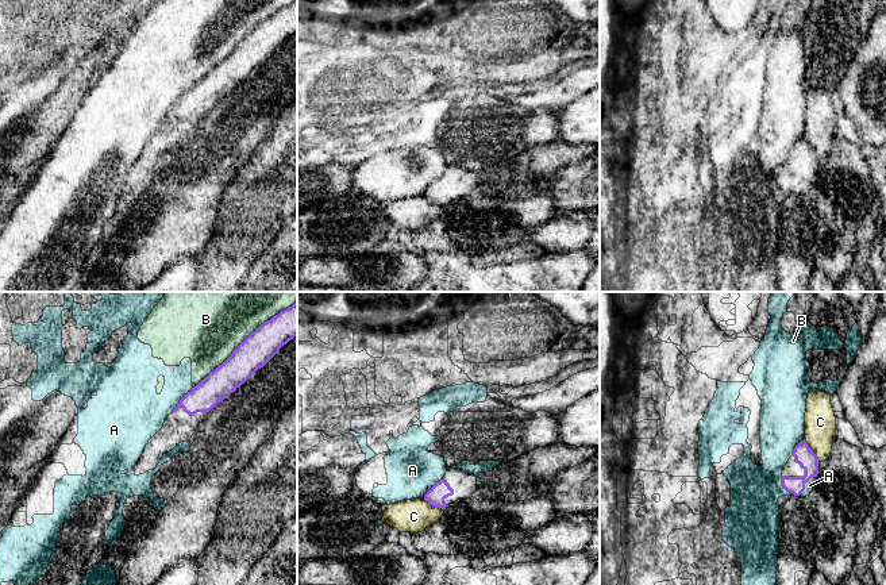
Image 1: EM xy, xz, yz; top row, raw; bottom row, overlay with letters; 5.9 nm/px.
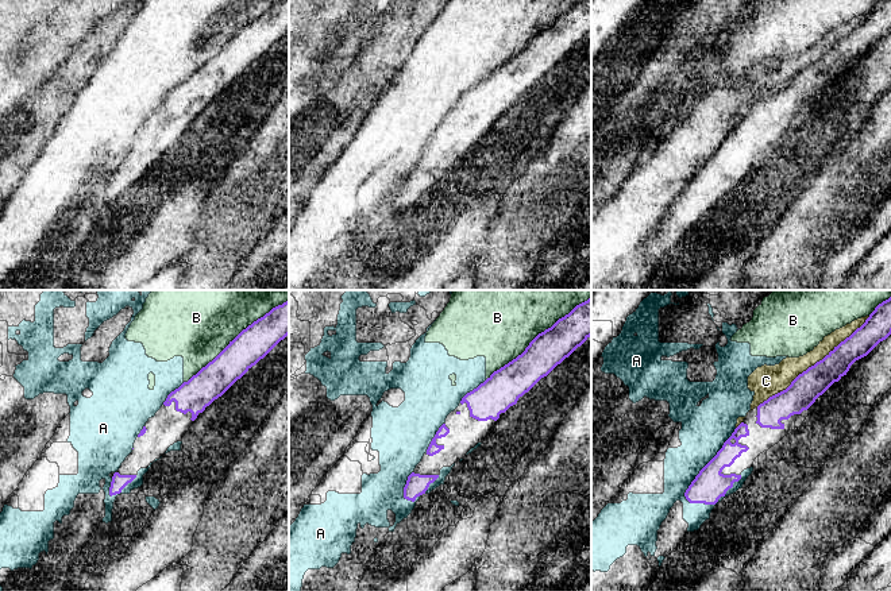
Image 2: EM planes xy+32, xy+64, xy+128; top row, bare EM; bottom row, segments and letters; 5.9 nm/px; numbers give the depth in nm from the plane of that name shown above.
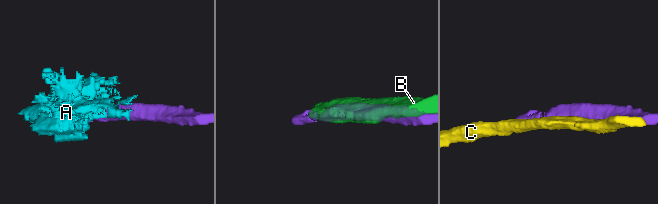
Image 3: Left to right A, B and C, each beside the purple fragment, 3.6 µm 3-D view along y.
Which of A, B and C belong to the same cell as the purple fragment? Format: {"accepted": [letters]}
{"accepted": []}

